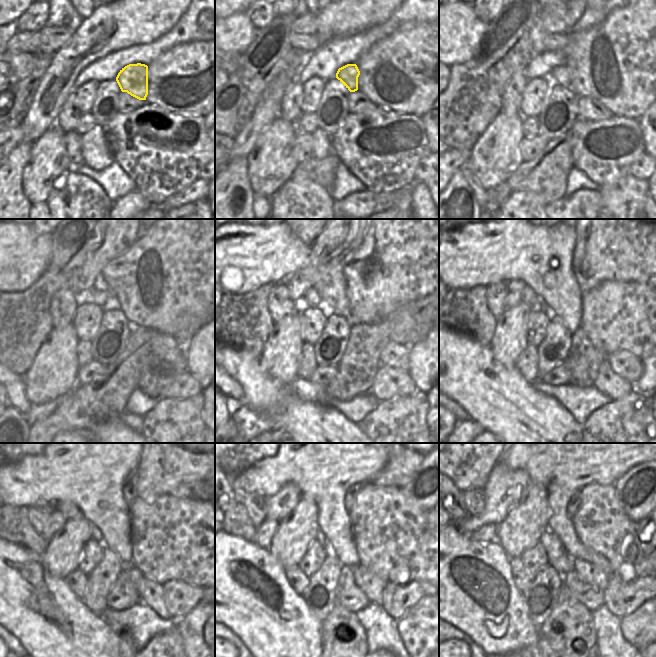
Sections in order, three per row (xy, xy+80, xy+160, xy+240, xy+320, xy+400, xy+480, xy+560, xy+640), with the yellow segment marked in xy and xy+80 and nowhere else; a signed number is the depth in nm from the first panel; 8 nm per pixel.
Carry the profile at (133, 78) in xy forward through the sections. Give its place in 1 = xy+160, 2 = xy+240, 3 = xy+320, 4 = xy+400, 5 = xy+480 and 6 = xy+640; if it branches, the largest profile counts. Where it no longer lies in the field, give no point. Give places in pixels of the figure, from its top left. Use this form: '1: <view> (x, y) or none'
1: xy+160 (561, 74)
2: xy+240 (99, 298)
3: xy+320 (310, 298)
4: xy+400 (529, 297)
5: xy+480 (70, 511)
6: xy+640 (506, 489)

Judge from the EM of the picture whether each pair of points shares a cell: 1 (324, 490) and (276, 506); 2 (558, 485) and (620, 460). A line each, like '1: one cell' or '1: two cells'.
1: two cells
2: one cell

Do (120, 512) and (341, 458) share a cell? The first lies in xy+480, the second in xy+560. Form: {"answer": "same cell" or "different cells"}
{"answer": "same cell"}

